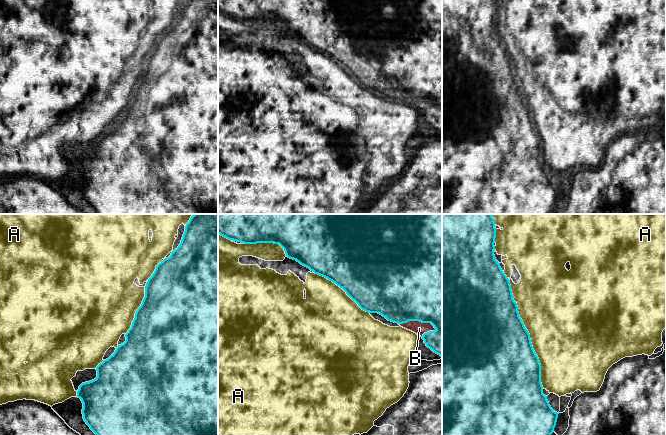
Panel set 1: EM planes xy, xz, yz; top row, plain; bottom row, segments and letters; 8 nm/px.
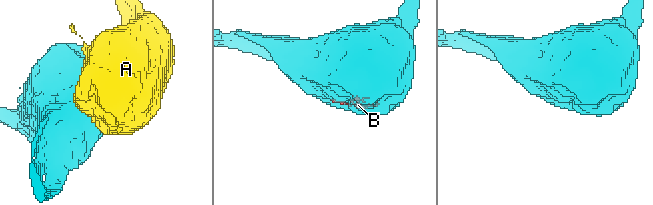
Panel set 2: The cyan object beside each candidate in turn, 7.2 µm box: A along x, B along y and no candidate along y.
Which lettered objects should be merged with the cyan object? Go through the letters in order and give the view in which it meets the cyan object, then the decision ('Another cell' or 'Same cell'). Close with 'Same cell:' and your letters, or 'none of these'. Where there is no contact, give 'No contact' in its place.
A: Touches cyan in yz. Another cell
B: Touches cyan in xz. Same cell
Same cell: B

